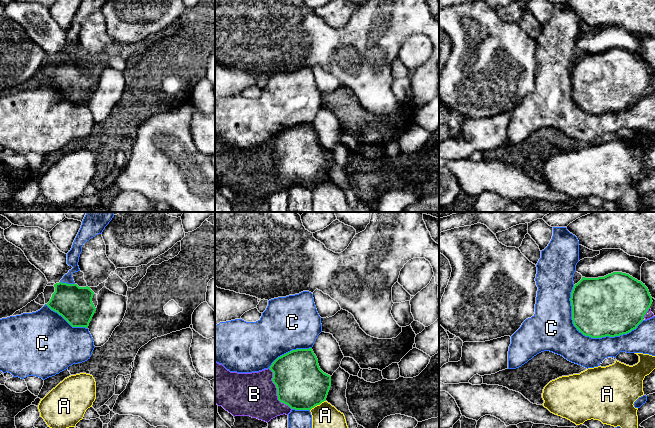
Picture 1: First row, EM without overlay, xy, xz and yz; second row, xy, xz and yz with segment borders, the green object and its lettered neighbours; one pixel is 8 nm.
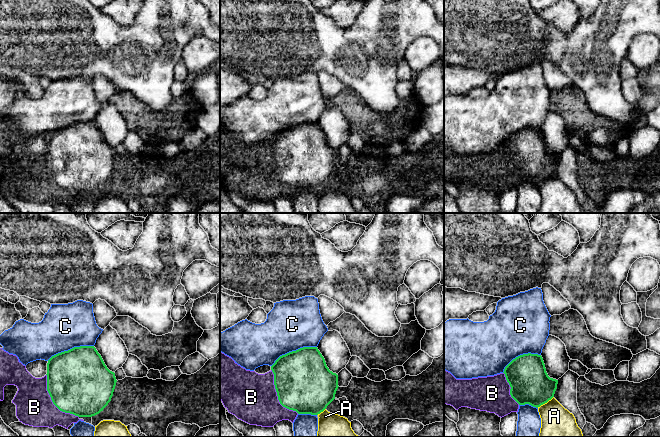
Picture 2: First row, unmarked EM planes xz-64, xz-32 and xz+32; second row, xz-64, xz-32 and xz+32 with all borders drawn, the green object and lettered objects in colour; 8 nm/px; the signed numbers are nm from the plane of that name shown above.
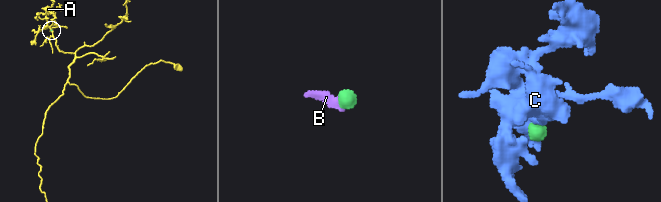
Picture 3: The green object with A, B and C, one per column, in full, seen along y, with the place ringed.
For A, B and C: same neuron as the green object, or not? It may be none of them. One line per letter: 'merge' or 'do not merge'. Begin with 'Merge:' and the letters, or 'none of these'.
Merge: B
A: do not merge
B: merge
C: do not merge

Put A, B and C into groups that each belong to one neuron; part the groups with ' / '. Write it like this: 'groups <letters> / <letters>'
groups A / B / C

